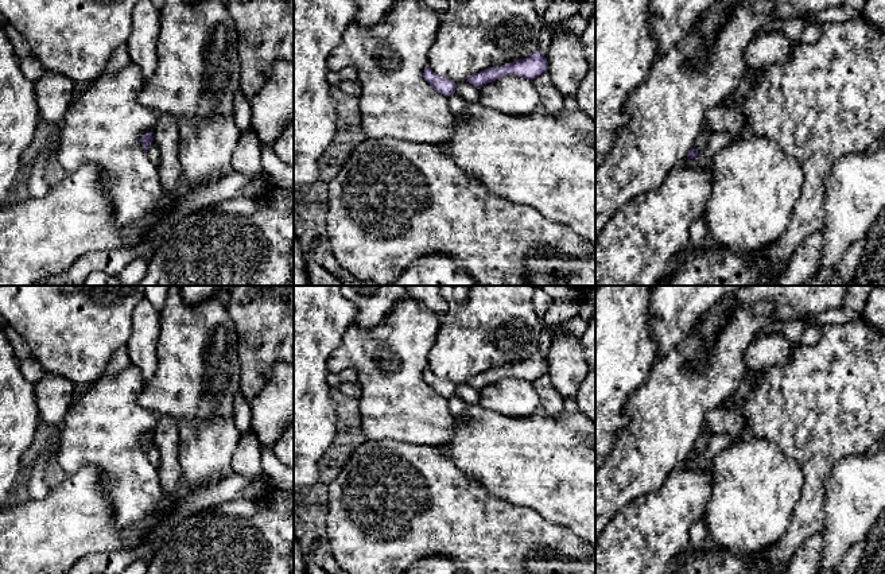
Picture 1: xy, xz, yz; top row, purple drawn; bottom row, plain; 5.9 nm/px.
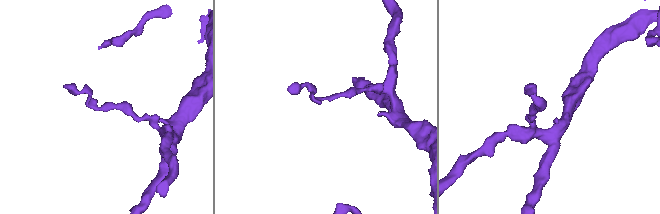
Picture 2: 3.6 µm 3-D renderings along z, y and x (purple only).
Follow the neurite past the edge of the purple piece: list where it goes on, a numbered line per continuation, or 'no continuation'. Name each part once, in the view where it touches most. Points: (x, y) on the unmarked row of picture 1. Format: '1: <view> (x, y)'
no continuation

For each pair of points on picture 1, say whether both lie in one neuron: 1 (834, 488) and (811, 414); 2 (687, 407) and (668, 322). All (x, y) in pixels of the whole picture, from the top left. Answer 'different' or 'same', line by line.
1: different
2: different

